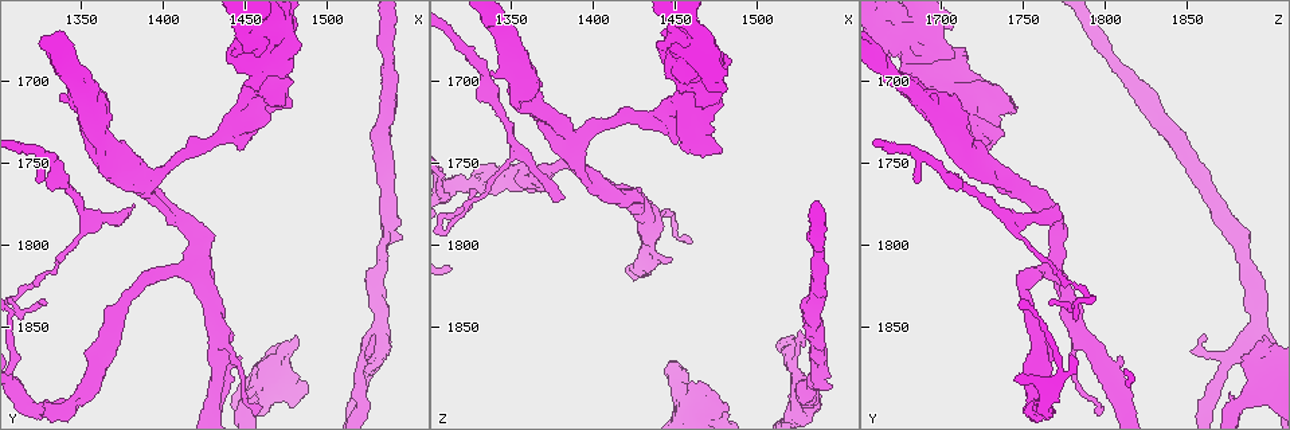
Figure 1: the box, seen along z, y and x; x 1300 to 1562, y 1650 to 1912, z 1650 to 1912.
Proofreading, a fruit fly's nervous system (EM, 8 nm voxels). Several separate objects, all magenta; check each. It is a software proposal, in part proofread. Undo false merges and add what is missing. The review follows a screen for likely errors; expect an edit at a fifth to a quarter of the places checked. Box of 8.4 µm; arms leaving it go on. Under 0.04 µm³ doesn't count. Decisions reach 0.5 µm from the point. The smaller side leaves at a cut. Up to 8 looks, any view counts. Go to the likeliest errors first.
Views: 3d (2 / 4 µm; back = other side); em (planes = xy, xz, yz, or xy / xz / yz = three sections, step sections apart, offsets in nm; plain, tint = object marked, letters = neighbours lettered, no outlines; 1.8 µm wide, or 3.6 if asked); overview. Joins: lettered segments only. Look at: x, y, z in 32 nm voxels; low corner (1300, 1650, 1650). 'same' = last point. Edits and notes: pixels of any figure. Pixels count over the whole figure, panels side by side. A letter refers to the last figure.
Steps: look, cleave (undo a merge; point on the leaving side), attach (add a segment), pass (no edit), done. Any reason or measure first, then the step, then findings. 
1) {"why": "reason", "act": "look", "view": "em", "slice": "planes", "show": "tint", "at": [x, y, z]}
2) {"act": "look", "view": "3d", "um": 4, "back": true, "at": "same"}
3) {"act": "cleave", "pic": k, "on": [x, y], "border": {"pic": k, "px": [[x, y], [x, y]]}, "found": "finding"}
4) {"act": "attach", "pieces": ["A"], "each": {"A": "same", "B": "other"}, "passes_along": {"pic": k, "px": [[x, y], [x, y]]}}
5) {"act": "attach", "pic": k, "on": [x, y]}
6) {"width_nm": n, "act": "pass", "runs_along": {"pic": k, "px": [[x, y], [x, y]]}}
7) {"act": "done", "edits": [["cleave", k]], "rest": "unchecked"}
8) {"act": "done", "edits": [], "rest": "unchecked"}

{"why": "thick end", "act": "look", "view": "3d", "um": 4, "at": [1482, 1854, 1898]}

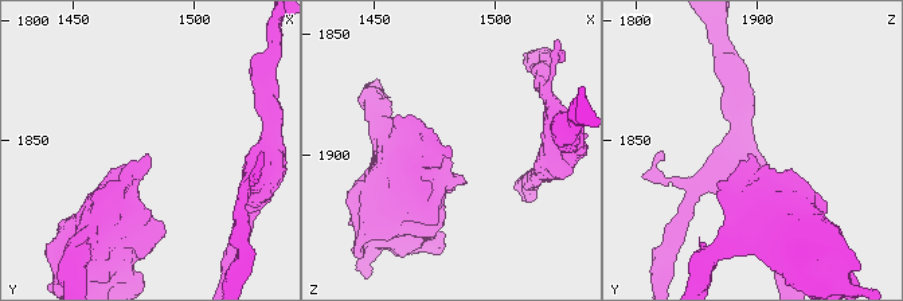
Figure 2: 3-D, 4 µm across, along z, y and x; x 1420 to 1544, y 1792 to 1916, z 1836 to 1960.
{"act": "look", "view": "em", "slice": "xy", "step": 4, "show": "letters", "at": [1481, 1855, 1896]}

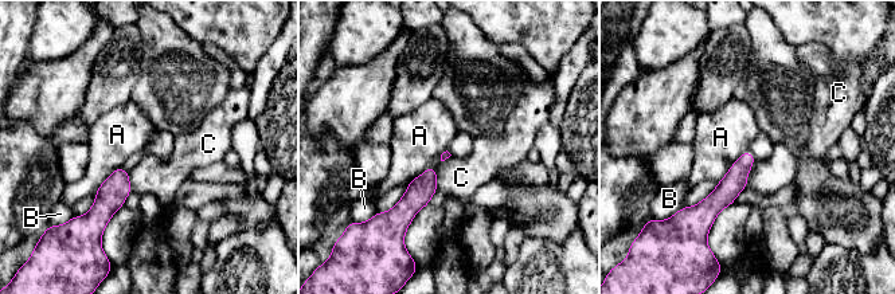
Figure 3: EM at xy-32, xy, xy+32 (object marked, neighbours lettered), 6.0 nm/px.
{"act": "pass", "each": {"A": "other", "B": "other", "C": "other"}, "found": "none of them fits"}

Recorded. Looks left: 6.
{"why": "abrupt turn", "act": "look", "view": "em", "um": 3.6, "slice": "planes", "show": "letters", "at": [1456, 1672, 1676]}

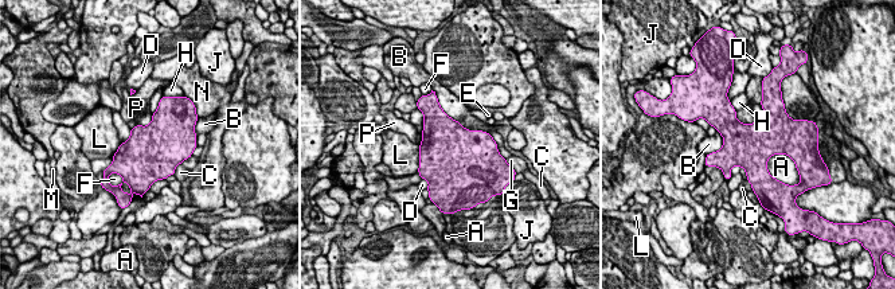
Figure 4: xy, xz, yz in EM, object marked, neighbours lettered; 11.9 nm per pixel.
{"longest_contact_nm": ["B", 750], "act": "pass", "each": {"A": "other", "B": "other", "C": "other", "D": "other", "E": "other", "F": "other", "G": "other", "H": "other", "J": "other", "L": "other", "M": "other", "N": "other", "P": "other"}, "border": {"pic": 4, "px": [[438, 102], [465, 128], [489, 133]]}, "found": "one neuron here"}

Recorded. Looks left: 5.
{"why": "stops while still wide", "act": "look", "view": "em", "slice": "xz", "step": 8, "show": "letters", "at": [1464, 1718, 1746]}

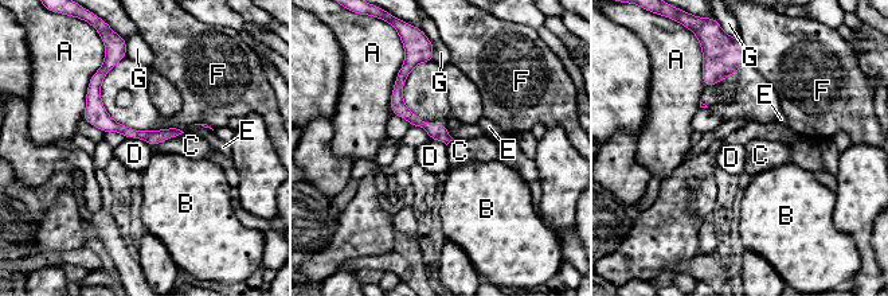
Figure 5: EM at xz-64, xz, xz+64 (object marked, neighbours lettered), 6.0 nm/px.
{"act": "look", "view": "em", "slice": "planes", "show": "letters", "at": "same"}

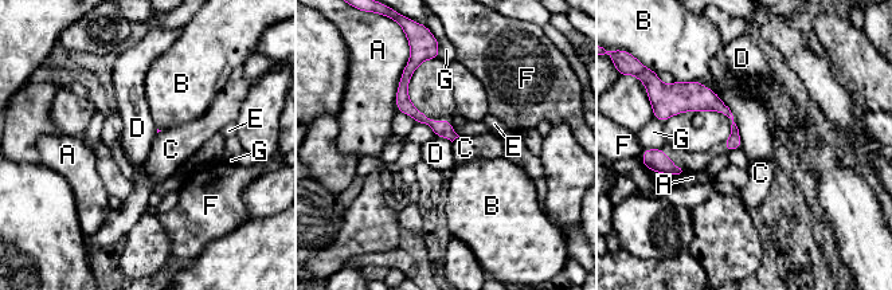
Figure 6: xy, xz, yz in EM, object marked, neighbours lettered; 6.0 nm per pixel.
{"longest_contact_nm": ["D", 360], "act": "pass", "each": {"A": "other", "B": "other", "C": "other", "D": "other", "E": "other", "F": "other", "G": "other"}, "border": {"pic": 6, "px": [[716, 94], [732, 116], [742, 148]]}, "found": "none of them fits"}

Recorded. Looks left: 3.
{"why": "an open end", "act": "look", "view": "em", "slice": "planes", "show": "letters", "at": [1324, 1762, 1684]}

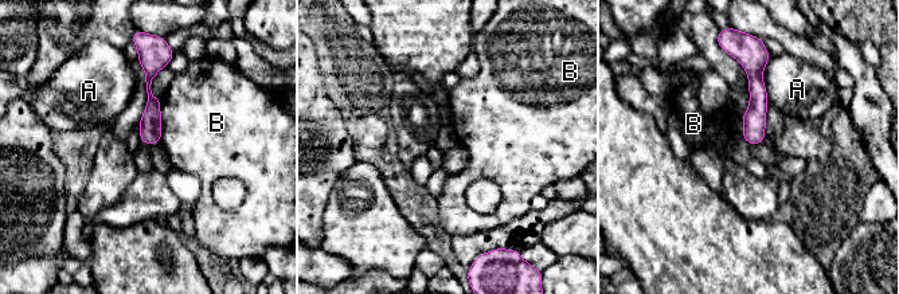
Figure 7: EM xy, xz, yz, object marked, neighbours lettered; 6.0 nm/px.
{"act": "pass", "each": {"A": "other", "B": "other"}, "found": "none of them fits"}

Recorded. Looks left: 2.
{"act": "done", "edits": [], "rest": "unchecked"}

